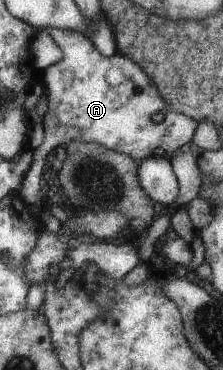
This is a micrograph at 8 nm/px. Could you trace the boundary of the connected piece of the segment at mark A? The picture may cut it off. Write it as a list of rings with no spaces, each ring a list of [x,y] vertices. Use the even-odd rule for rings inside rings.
[[[51,28],[50,34],[59,44],[60,51],[64,53],[64,59],[60,59],[55,66],[47,67],[40,72],[39,76],[44,90],[43,98],[46,99],[46,115],[42,117],[44,125],[44,137],[42,143],[32,150],[32,159],[28,171],[24,174],[23,186],[16,192],[24,198],[27,206],[39,214],[41,208],[40,191],[38,178],[41,174],[42,165],[46,157],[57,147],[57,144],[66,144],[70,140],[78,140],[82,143],[99,143],[112,151],[124,151],[124,154],[131,156],[133,160],[140,160],[148,156],[165,156],[178,147],[188,143],[192,134],[195,133],[197,121],[191,116],[186,116],[180,112],[168,111],[166,101],[159,95],[158,89],[151,80],[150,76],[130,58],[124,54],[116,53],[110,57],[102,55],[94,44],[82,35],[80,31],[68,31],[68,29]],[[110,67],[117,67],[123,73],[123,81],[119,85],[110,85],[106,82],[106,71]],[[68,70],[72,74],[72,79],[66,81],[62,72]]]

